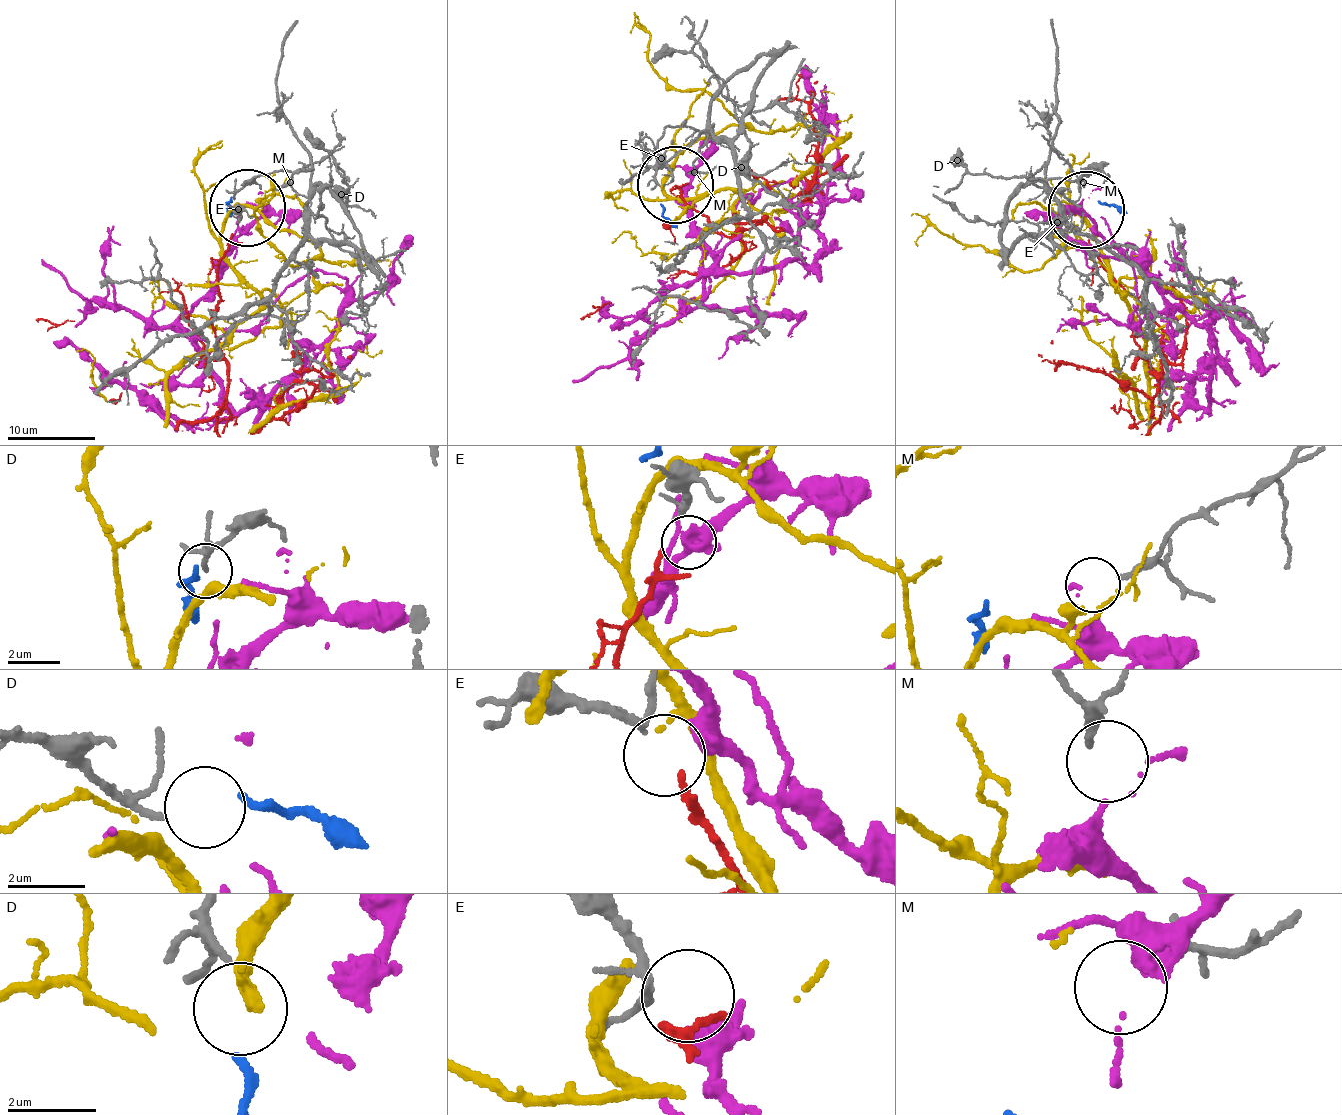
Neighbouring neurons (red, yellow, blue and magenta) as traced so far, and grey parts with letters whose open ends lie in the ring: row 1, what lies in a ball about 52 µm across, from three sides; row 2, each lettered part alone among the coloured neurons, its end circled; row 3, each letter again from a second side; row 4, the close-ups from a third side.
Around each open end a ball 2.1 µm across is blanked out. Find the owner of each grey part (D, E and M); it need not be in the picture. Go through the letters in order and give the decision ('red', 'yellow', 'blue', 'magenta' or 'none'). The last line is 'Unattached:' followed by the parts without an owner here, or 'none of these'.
D: blue
E: none
M: none
Unattached: E, M

